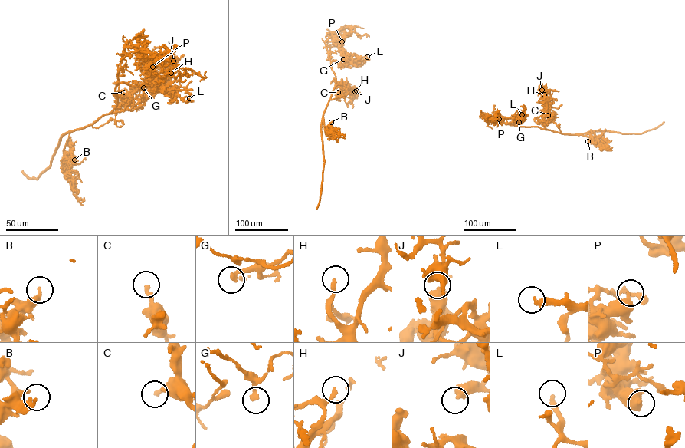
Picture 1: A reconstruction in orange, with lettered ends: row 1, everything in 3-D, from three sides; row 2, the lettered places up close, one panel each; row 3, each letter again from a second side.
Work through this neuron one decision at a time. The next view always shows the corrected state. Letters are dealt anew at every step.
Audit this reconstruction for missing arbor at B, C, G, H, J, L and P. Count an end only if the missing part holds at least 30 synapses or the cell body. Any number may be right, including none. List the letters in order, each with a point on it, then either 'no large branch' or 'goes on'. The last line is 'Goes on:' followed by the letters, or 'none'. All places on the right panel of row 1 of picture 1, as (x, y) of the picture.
B: place (588, 141); no large branch
C: place (548, 115); no large branch
G: place (519, 122); no large branch
H: place (544, 94); goes on
J: place (542, 90); goes on
L: place (522, 114); goes on
P: place (499, 119); no large branch
Goes on: H, J, L

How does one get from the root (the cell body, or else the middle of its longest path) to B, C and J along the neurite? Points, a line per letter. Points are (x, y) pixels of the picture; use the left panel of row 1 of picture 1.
B: (100, 116), (93, 124), (70, 132), (63, 150), (70, 152), (70, 156), (72, 155), (73, 160), (74, 159)
C: (100, 116), (128, 108), (125, 103), (128, 100), (123, 97), (123, 92)
J: (100, 116), (128, 109), (132, 110), (140, 106), (168, 82), (168, 76), (175, 67), (173, 60)

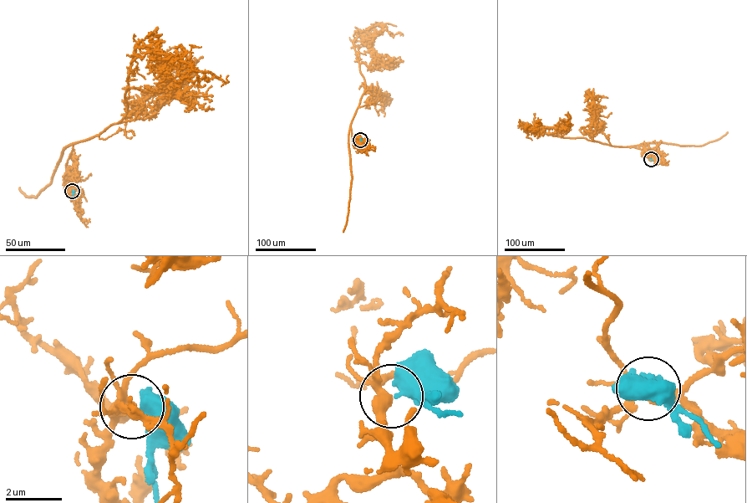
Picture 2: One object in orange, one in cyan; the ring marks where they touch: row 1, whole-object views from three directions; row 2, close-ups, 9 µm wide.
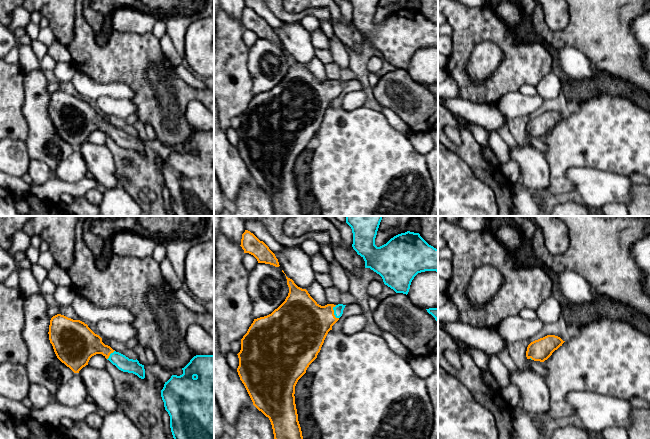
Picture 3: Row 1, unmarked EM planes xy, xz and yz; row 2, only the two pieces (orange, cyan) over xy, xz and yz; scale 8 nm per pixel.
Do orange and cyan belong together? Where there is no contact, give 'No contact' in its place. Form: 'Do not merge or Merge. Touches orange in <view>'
Merge. Touches orange in xz

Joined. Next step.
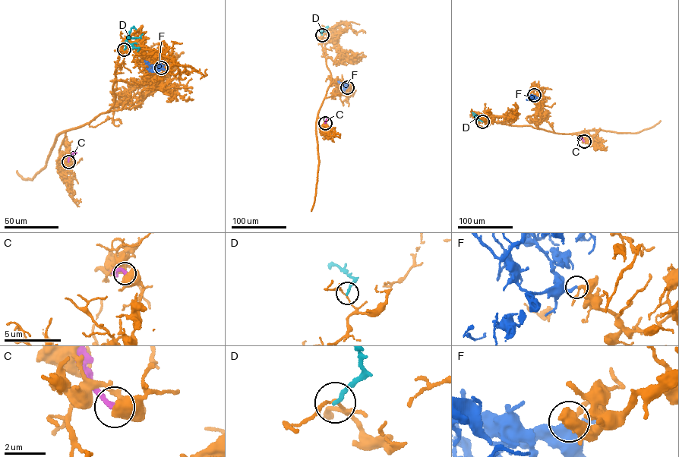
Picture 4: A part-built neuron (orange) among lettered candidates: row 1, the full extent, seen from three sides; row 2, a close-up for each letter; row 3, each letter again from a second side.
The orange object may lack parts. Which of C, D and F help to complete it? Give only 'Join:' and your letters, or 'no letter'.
Join: F

